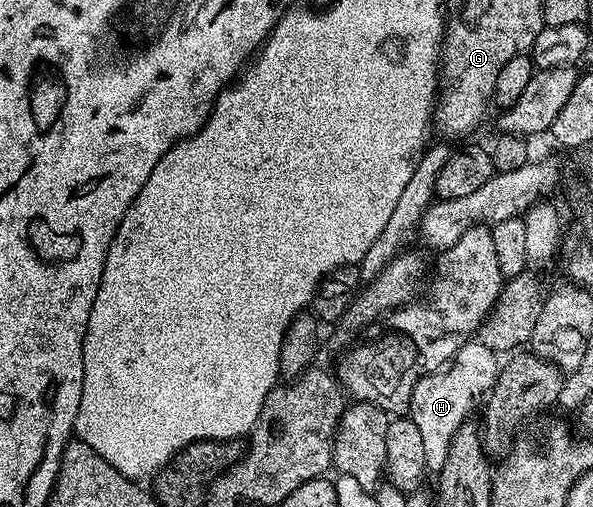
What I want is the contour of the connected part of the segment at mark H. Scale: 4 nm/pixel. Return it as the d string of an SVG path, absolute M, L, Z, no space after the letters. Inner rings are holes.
M472 338L461 346L461 350L450 364L438 372L430 372L428 376L422 376L421 379L415 381L409 417L417 424L418 432L422 435L422 443L425 446L425 462L432 473L438 474L441 466L445 466L445 458L449 458L449 442L453 442L453 434L457 434L461 425L468 423L470 416L467 415L474 410L475 403L479 399L480 403L495 387L500 367L500 357L481 343L478 338Z

